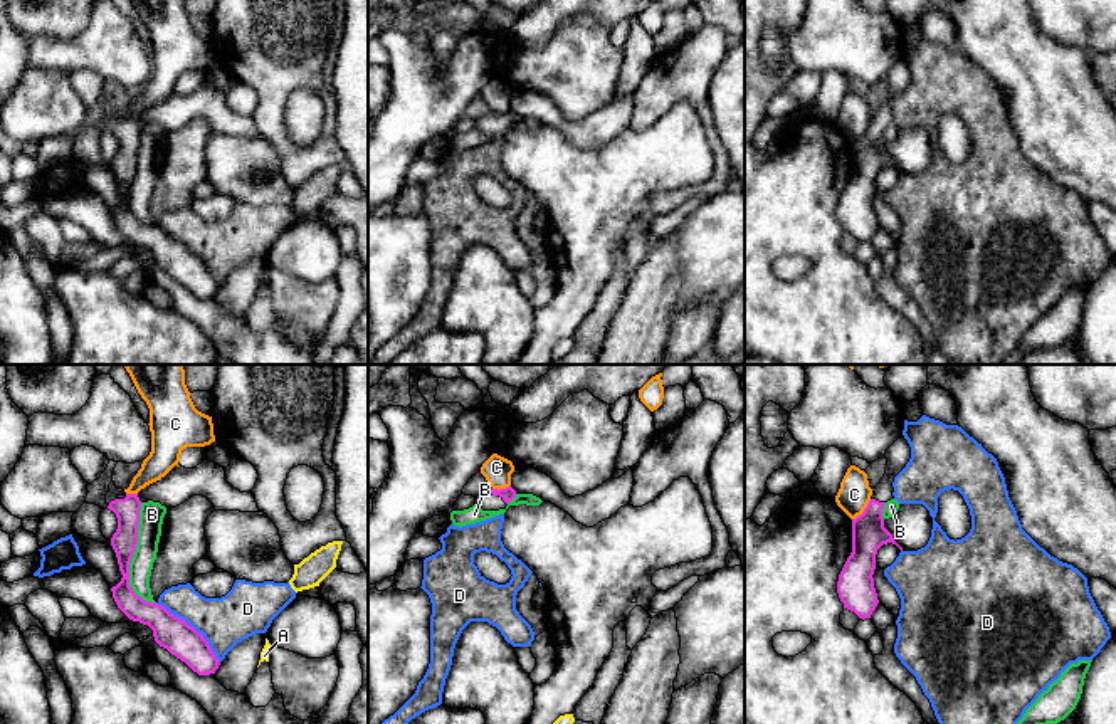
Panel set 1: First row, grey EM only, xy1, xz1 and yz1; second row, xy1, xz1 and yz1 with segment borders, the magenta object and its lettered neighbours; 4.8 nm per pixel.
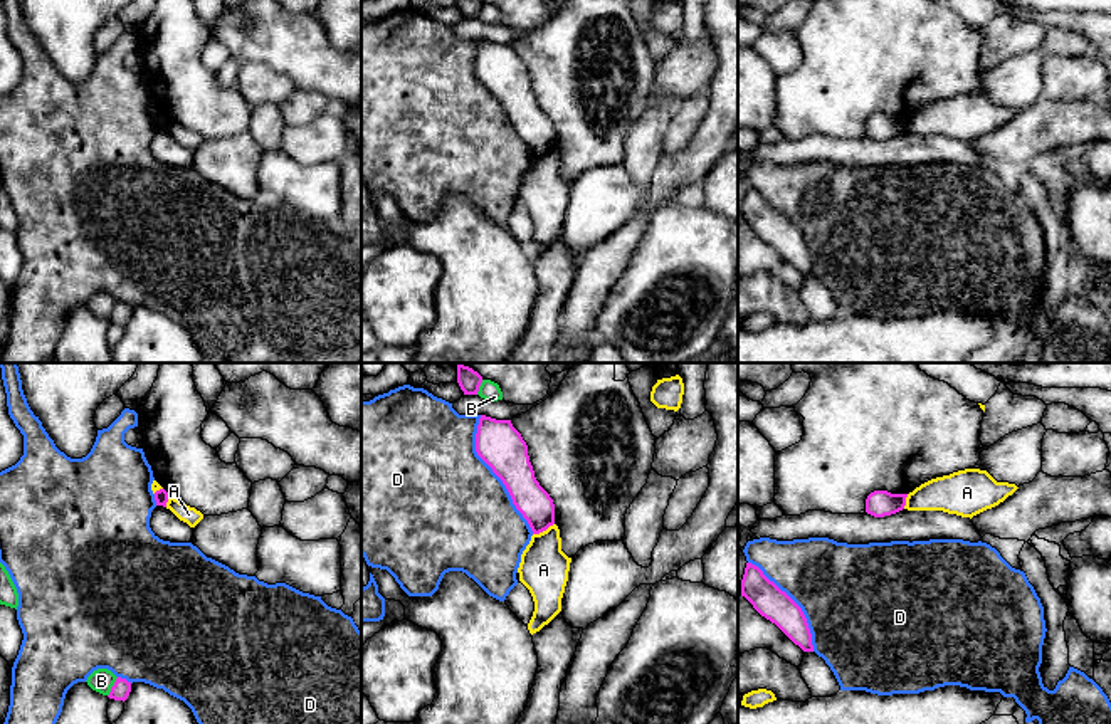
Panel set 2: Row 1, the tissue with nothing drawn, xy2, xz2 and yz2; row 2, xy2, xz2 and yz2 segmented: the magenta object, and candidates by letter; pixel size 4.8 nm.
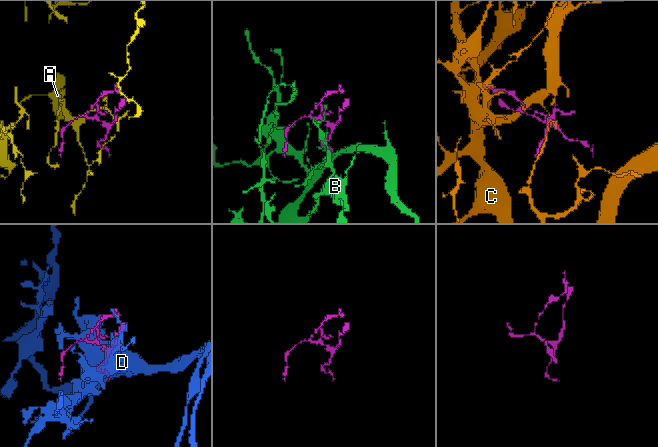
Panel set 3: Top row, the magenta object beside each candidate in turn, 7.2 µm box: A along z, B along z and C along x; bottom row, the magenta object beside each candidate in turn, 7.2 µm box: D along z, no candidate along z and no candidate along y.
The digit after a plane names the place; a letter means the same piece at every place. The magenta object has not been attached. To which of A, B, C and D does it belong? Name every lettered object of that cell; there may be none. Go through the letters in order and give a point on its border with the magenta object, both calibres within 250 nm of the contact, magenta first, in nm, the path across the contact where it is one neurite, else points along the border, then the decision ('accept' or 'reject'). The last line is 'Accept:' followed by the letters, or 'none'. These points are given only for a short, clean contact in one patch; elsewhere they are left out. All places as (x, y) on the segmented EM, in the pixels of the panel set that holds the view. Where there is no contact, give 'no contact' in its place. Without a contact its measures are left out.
A: xz2 (543, 529) | 160/240 nm | along xz2 (553, 523), (533, 535) | reject
B: xy1 (131, 556) | 120/120 nm | reject
C: yz1 (864, 511) | 160/160 nm | reject
D: xz2 (494, 472) | 220/500 nm | reject
Accept: none

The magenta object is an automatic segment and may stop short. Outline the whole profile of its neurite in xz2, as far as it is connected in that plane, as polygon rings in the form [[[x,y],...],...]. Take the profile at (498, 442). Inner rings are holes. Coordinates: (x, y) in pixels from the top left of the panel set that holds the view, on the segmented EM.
[[[481,415],[476,452],[503,480],[533,534],[540,534],[555,524],[553,499],[536,480],[528,445],[511,420]]]

